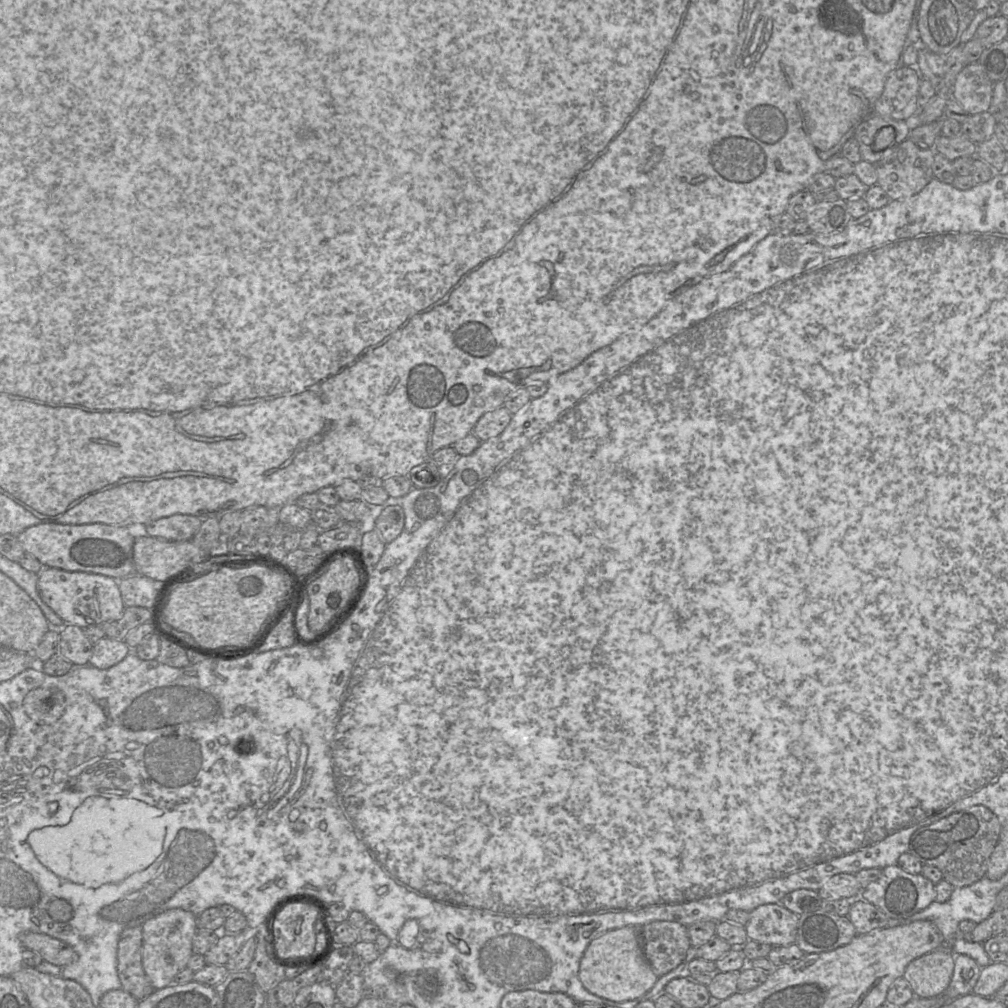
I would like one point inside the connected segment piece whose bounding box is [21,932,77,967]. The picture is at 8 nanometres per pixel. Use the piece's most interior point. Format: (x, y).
(52, 950)

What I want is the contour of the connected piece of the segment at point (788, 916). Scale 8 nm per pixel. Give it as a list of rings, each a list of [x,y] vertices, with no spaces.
[[[780,904],[760,905],[750,912],[744,926],[749,940],[775,946],[796,943],[799,915]]]

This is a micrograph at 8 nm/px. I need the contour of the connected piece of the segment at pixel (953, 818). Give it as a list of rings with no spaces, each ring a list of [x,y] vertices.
[[[972,806],[917,830],[910,838],[908,852],[923,865],[938,868],[943,879],[953,887],[969,886],[985,876],[1001,827],[997,816],[988,808]]]

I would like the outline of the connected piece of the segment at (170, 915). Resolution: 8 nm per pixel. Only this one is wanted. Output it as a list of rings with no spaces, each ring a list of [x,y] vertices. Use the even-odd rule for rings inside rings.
[[[181,908],[166,910],[142,925],[142,966],[154,990],[170,985],[173,977],[187,967],[197,931],[197,915]]]

